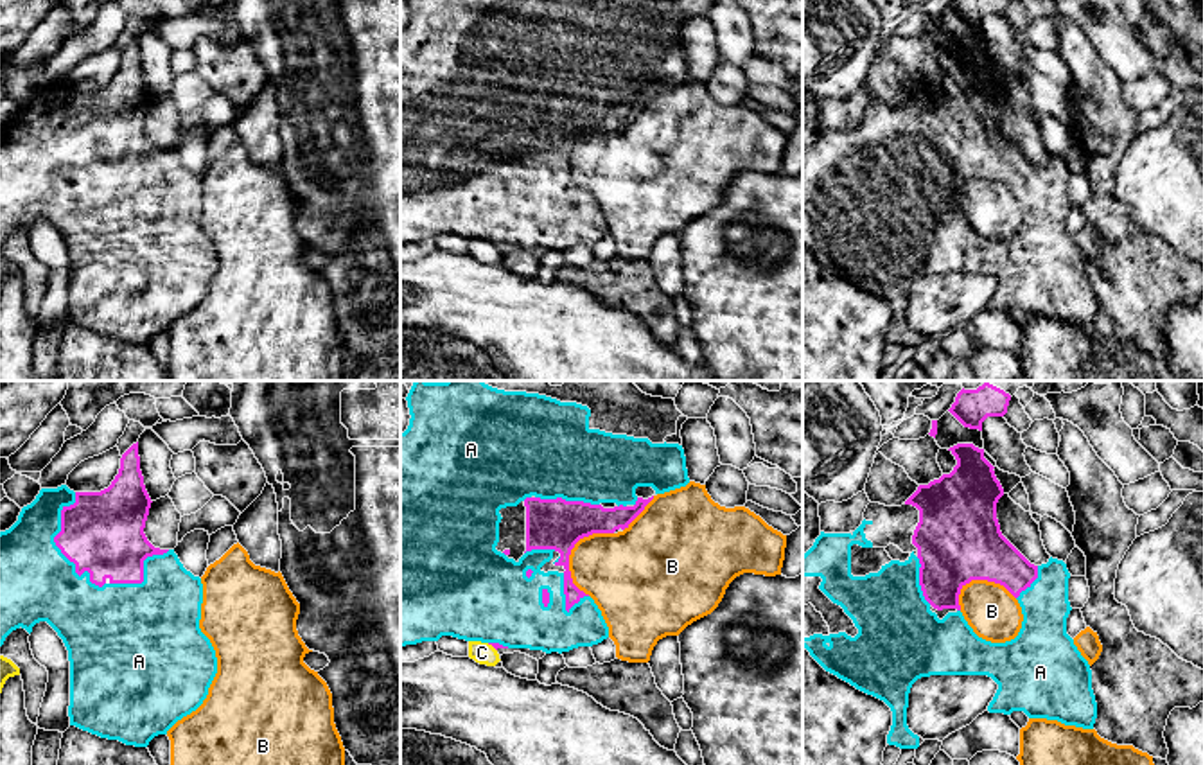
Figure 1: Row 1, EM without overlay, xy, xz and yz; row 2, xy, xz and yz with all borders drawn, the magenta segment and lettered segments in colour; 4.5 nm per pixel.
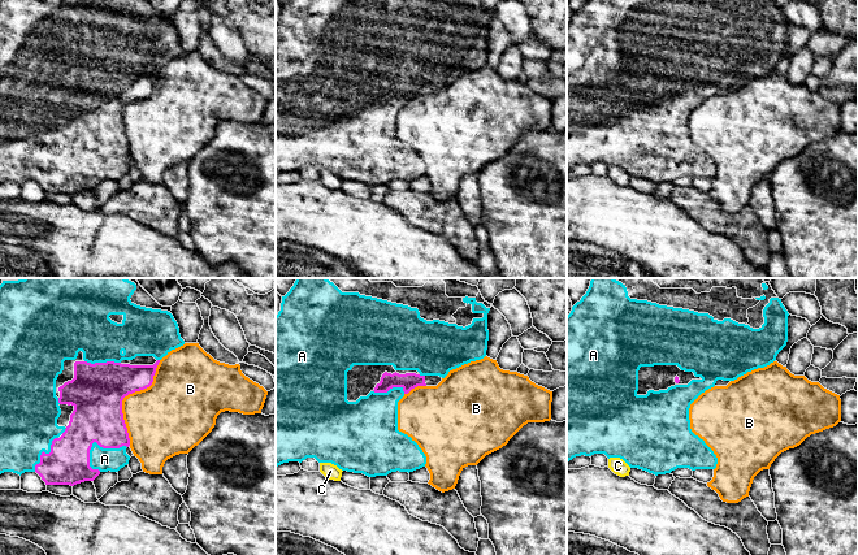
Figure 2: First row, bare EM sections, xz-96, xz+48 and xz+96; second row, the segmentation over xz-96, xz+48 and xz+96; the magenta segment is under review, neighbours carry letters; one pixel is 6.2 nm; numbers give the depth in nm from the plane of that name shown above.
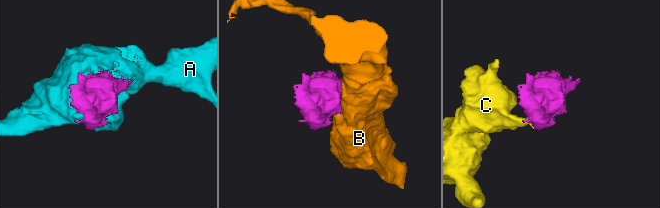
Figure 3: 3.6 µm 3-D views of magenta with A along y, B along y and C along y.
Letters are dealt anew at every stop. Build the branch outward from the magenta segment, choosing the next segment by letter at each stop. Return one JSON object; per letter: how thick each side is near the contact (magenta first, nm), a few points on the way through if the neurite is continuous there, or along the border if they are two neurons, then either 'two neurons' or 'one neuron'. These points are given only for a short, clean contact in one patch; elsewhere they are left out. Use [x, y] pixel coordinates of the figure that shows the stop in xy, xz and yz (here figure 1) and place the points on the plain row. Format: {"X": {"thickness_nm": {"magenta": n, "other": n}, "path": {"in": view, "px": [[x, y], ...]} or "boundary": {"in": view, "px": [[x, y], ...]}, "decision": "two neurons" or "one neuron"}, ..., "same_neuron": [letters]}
{"A": {"thickness_nm": {"magenta": 360, "other": 340}, "decision": "one neuron"}, "B": {"thickness_nm": {"magenta": 220, "other": 360}, "decision": "two neurons"}, "C": {"thickness_nm": {"magenta": 30, "other": 100}, "boundary": {"in": "xz", "px": [[487, 241], [496, 248]]}, "decision": "two neurons"}, "same_neuron": ["A"]}

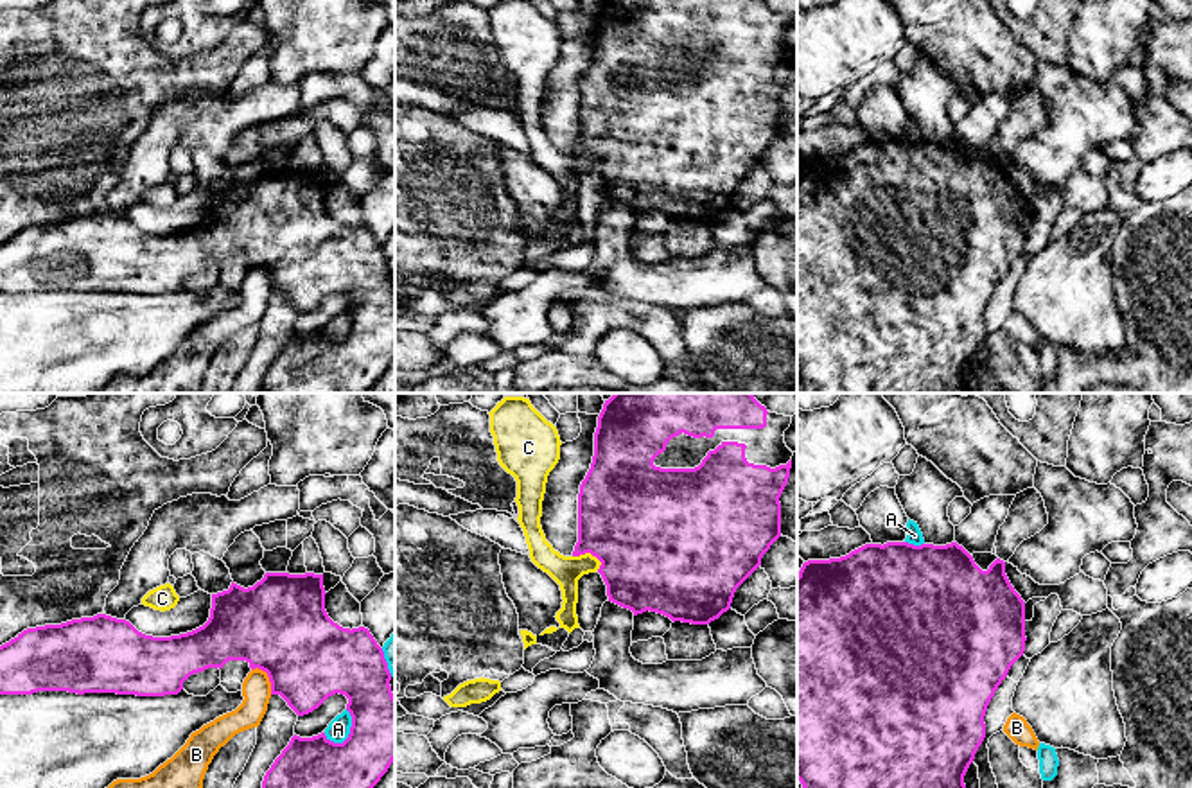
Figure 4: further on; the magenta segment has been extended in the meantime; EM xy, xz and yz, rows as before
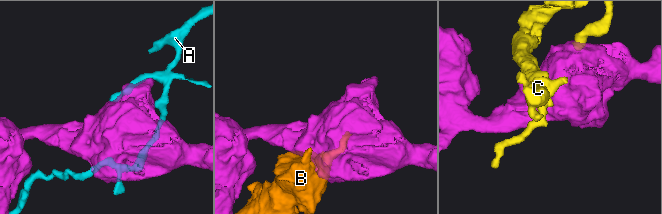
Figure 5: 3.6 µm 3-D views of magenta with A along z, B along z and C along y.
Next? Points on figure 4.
{"A": {"thickness_nm": {"magenta": 380, "other": 100}, "decision": "two neurons"}, "B": {"thickness_nm": {"magenta": 420, "other": 130}, "decision": "two neurons"}, "C": {"thickness_nm": {"magenta": 480, "other": 140}, "decision": "two neurons"}, "same_neuron": []}

